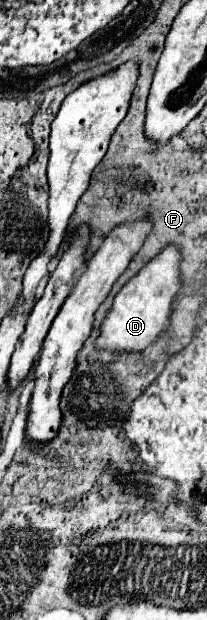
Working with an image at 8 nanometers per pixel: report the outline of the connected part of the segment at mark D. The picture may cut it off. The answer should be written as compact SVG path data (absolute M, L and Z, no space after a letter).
M176 246L164 248L150 264L146 264L114 298L114 304L102 322L102 334L96 340L98 348L112 352L142 352L170 324L172 300L180 288L180 252Z

